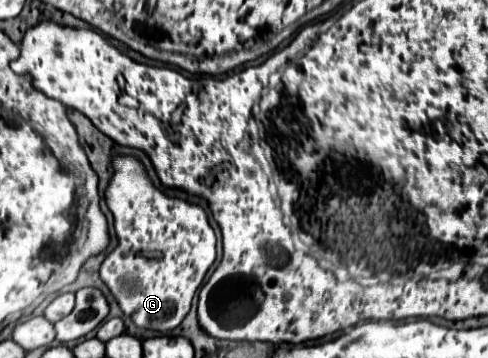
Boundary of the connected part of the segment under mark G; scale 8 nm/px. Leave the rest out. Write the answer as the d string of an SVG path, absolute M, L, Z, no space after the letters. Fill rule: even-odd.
M114 155L112 157L114 175L106 187L106 205L114 215L114 227L118 235L118 245L100 265L100 279L106 283L114 299L118 301L122 313L132 319L140 329L152 329L168 333L176 329L188 315L194 293L202 285L208 269L216 261L216 235L206 219L206 211L198 203L188 203L178 197L168 197L150 181L146 167L134 155Z

